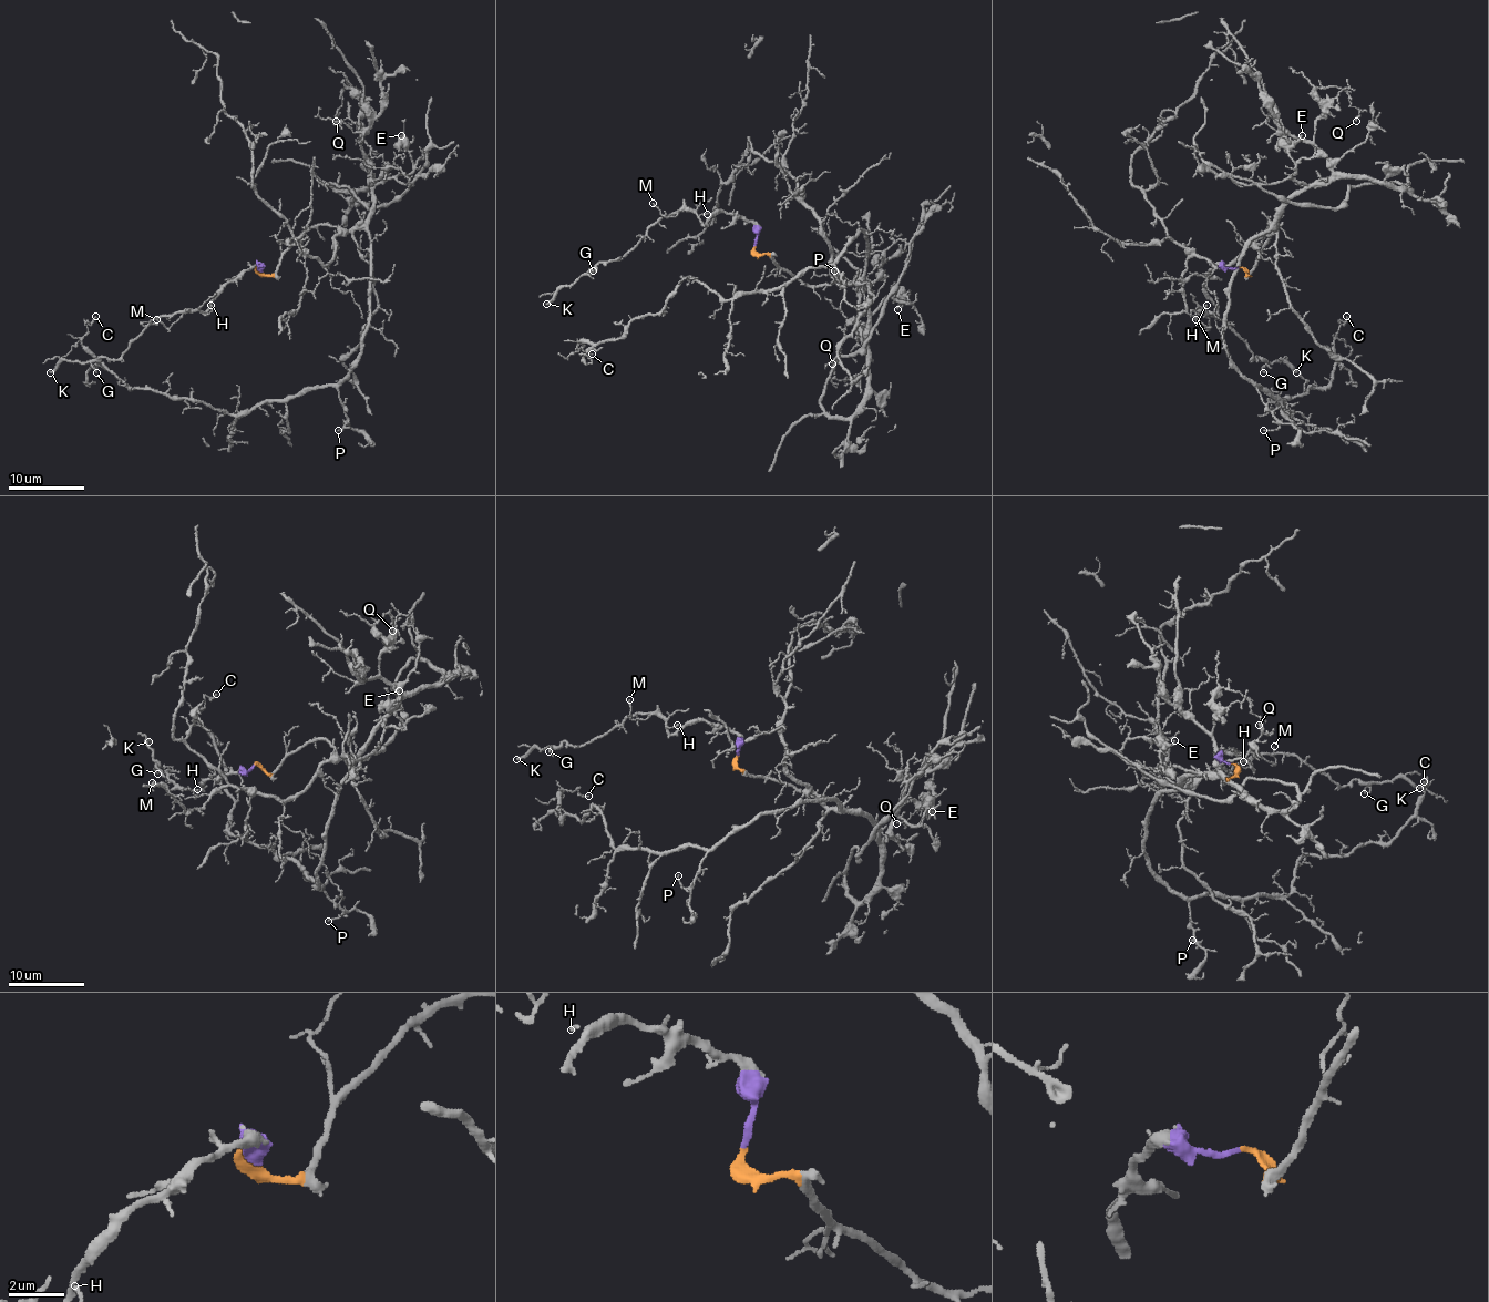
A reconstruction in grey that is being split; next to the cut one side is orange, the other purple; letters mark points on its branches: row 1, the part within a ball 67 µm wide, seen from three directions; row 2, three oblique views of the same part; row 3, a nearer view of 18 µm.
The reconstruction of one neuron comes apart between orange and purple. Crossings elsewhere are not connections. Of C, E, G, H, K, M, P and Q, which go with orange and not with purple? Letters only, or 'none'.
C, E, P, Q

